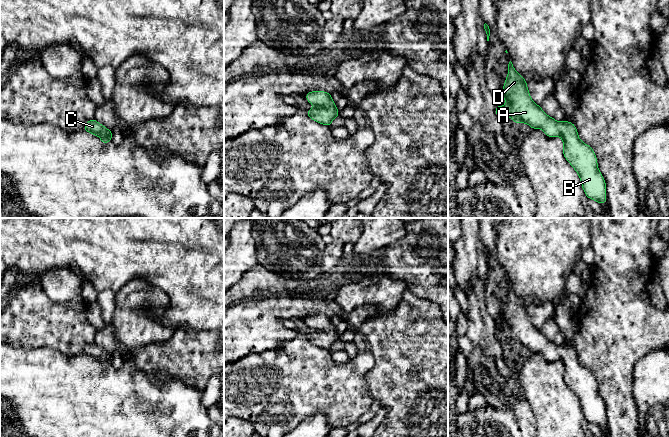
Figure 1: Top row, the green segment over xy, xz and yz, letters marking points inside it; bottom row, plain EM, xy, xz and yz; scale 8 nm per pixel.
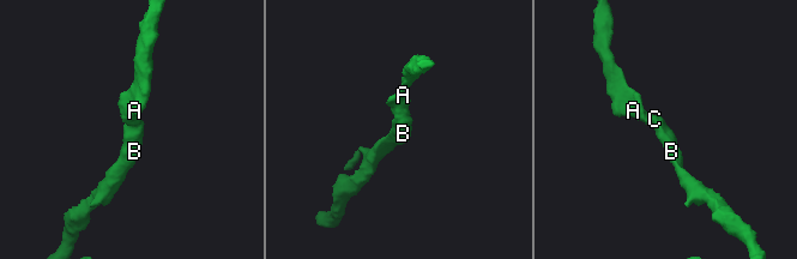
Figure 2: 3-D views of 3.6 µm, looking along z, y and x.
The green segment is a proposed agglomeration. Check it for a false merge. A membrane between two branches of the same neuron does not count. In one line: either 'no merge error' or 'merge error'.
no merge error

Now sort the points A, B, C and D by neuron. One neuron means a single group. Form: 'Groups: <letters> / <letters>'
Groups: A B C D

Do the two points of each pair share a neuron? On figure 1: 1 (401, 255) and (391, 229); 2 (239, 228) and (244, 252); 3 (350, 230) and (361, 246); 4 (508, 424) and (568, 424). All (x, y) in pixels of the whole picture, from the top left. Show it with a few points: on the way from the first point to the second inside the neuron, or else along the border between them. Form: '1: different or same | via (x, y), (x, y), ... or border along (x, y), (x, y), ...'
1: different | border along (405, 228), (403, 236), (375, 252)
2: same | via (241, 234), (242, 246)
3: different | border along (363, 228), (360, 237), (354, 243)
4: different | border along (526, 402), (533, 414), (536, 426)

